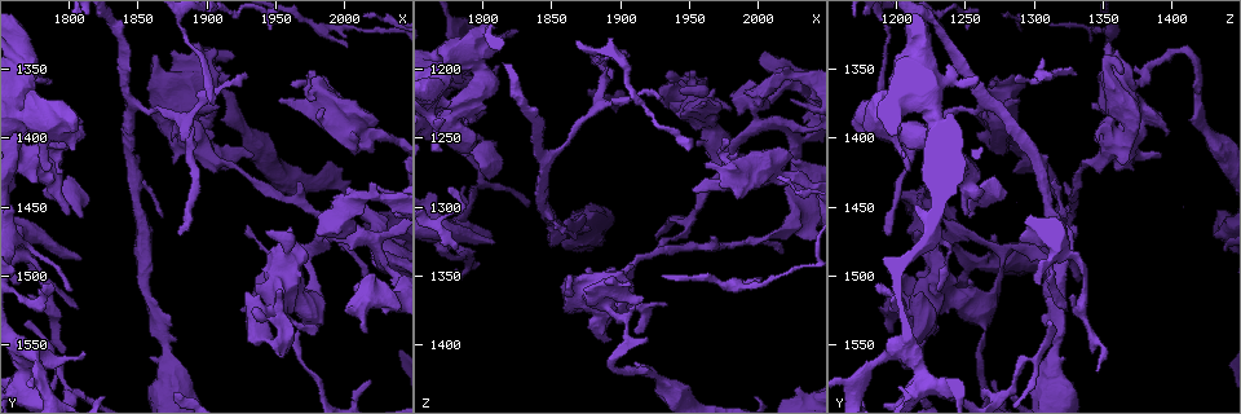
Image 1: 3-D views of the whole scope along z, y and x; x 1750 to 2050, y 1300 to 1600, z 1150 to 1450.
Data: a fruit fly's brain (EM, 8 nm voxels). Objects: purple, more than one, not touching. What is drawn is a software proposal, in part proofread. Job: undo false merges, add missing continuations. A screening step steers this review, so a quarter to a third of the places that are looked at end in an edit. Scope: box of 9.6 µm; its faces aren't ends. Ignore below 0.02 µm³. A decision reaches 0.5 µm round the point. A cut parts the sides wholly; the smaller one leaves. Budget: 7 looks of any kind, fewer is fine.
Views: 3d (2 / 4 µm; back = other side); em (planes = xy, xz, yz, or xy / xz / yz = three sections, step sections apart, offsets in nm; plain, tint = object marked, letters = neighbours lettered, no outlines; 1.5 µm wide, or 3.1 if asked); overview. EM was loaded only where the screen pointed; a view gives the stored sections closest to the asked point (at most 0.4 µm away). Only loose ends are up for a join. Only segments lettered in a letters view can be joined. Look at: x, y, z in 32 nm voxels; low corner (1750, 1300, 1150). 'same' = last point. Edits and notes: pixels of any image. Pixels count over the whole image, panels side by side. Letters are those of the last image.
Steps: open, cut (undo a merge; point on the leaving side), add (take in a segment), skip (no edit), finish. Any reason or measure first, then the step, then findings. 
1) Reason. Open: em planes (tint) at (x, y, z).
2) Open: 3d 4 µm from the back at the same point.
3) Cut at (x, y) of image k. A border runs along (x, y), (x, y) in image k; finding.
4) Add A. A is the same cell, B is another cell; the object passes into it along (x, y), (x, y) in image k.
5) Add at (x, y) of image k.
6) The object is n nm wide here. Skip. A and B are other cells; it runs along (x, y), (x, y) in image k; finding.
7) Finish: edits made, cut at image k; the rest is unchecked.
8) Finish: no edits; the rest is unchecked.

Thin end. Open: em planes (plain) at (1780, 1570, 1346).

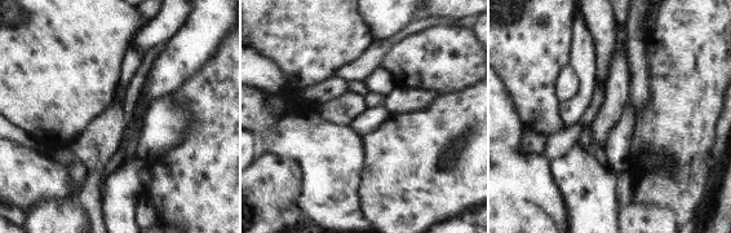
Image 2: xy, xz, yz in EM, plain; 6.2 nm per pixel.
Open: em planes (letters) at the same point.

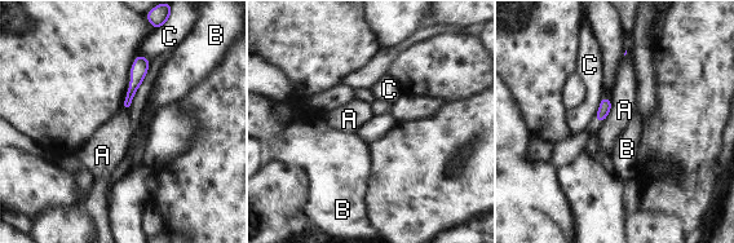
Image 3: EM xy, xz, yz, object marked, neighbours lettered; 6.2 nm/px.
The longest contact is with A, 160 nm. Skip. A, B and C are other cells; it runs along (141, 60), (127, 106) in image 3; none of them fits.

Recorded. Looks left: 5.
Branch stops here. Open: 3d 2 µm at (1906, 1378, 1192).

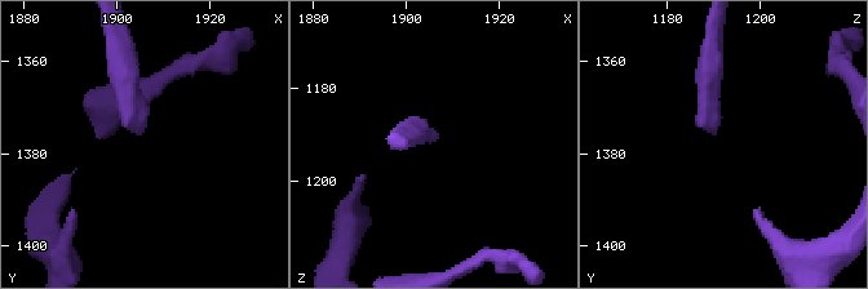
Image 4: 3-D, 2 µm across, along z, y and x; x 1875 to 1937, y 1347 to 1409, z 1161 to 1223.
Open: em xy step 8 (tint) at (1905, 1375, 1190).

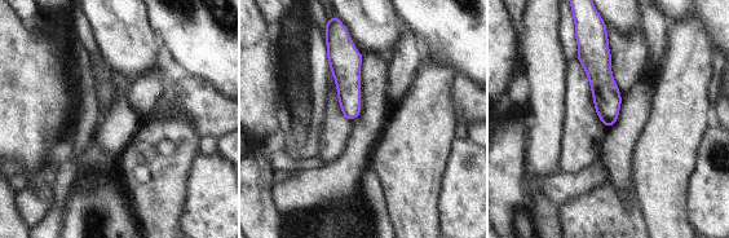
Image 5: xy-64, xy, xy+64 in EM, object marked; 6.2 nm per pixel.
Cut it another way. Open: em planes (letters) at the same point.

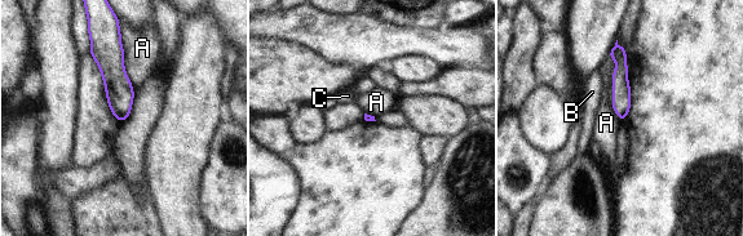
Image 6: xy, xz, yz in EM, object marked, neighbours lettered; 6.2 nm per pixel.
Skip. A, B and C are other cells; a border runs along (609, 56), (622, 120) in image 6; none of them fits.

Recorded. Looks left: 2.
Closes a loop. Open: em planes (tint) at (1886, 1362, 1370).

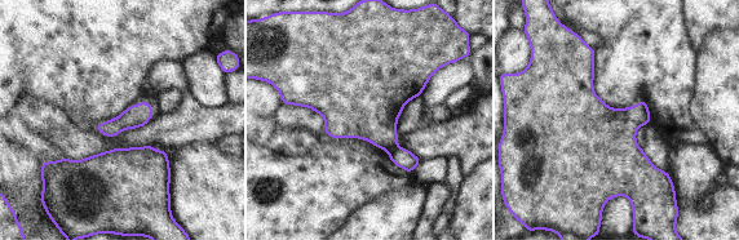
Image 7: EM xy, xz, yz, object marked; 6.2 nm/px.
Open: em planes (letters) at the same point.

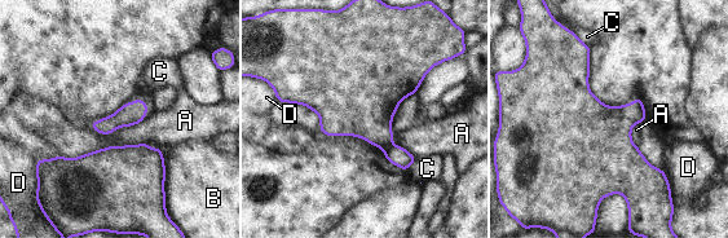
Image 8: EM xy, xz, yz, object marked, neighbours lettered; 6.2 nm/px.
The object is 110 nm wide here; the longest contact is with A, 240 nm. Cut at (397, 155) of image 8. A, B, C and D are other cells; a second neuron is stuck on.

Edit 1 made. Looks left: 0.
Finish: edits made, cut at image 8; the rest is unchecked.

